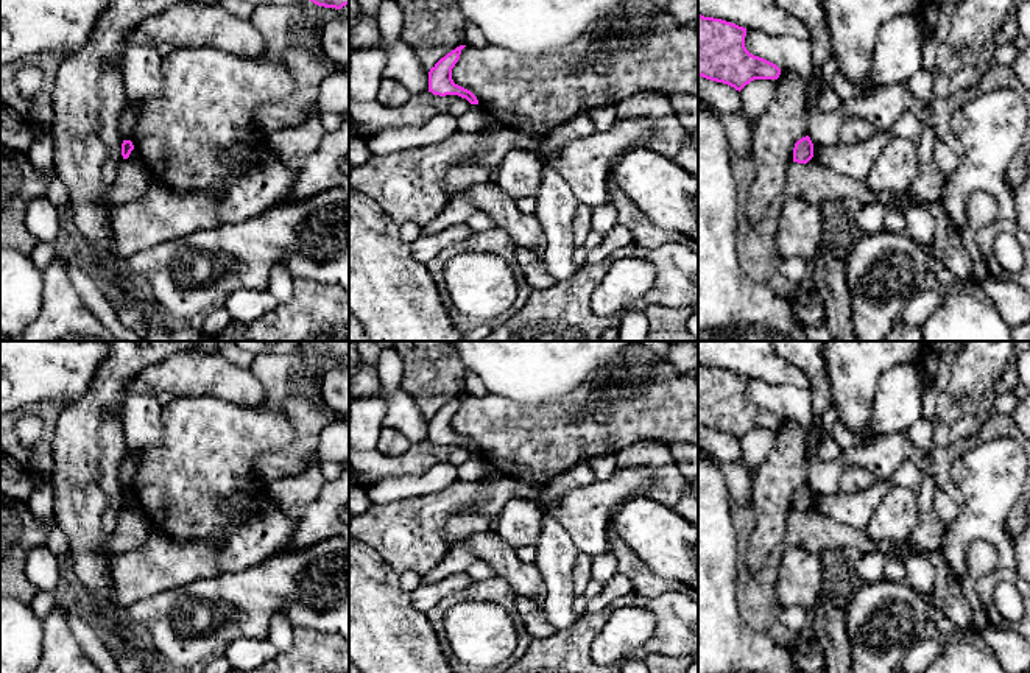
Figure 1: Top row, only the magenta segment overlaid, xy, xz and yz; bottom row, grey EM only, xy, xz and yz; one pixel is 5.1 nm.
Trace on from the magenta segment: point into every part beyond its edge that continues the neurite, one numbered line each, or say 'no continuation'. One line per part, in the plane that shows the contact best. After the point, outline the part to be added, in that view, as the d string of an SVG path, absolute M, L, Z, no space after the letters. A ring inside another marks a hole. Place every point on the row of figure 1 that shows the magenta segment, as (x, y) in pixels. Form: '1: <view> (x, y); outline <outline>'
no continuation

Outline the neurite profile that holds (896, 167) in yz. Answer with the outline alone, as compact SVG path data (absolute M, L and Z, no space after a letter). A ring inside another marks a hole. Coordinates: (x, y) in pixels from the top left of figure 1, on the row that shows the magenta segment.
M893 136L863 182L871 192L904 192L910 189L918 171L916 143Z

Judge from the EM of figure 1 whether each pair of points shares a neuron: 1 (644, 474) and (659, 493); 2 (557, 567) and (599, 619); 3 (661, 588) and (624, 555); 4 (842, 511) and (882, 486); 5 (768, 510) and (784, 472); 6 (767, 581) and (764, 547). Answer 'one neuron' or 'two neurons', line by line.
1: two neurons
2: two neurons
3: one neuron
4: one neuron
5: one neuron
6: two neurons

